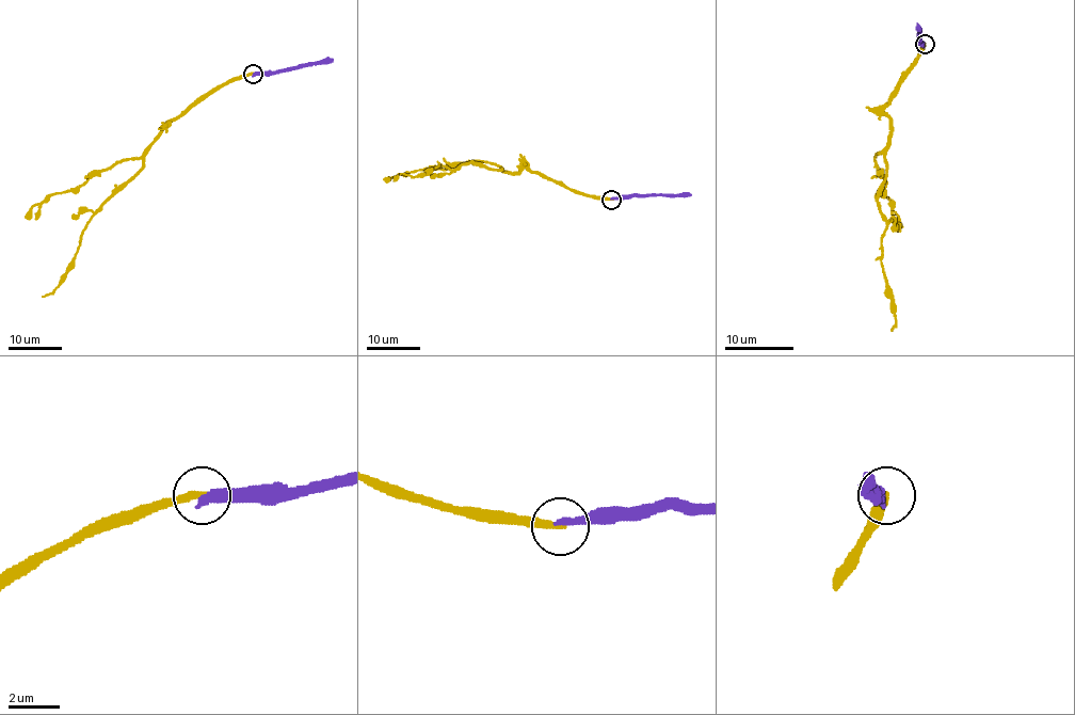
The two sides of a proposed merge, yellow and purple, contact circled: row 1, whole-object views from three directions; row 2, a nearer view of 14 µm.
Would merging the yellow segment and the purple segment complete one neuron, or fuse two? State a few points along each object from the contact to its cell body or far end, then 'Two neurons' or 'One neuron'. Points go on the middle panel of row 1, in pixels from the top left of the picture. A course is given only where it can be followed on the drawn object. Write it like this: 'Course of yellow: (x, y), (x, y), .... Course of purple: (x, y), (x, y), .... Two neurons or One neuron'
Course of yellow: (611, 200), (590, 197), (527, 168), (509, 173), (467, 162), (449, 169), (438, 165), (412, 177), (400, 174). Course of purple: (611, 199), (690, 194). Two neurons

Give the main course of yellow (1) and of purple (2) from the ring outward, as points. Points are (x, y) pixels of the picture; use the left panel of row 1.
1: (253, 73), (219, 85), (169, 124), (150, 146), (143, 167), (91, 218), (65, 277), (42, 297)
2: (253, 73), (326, 63), (332, 58)

